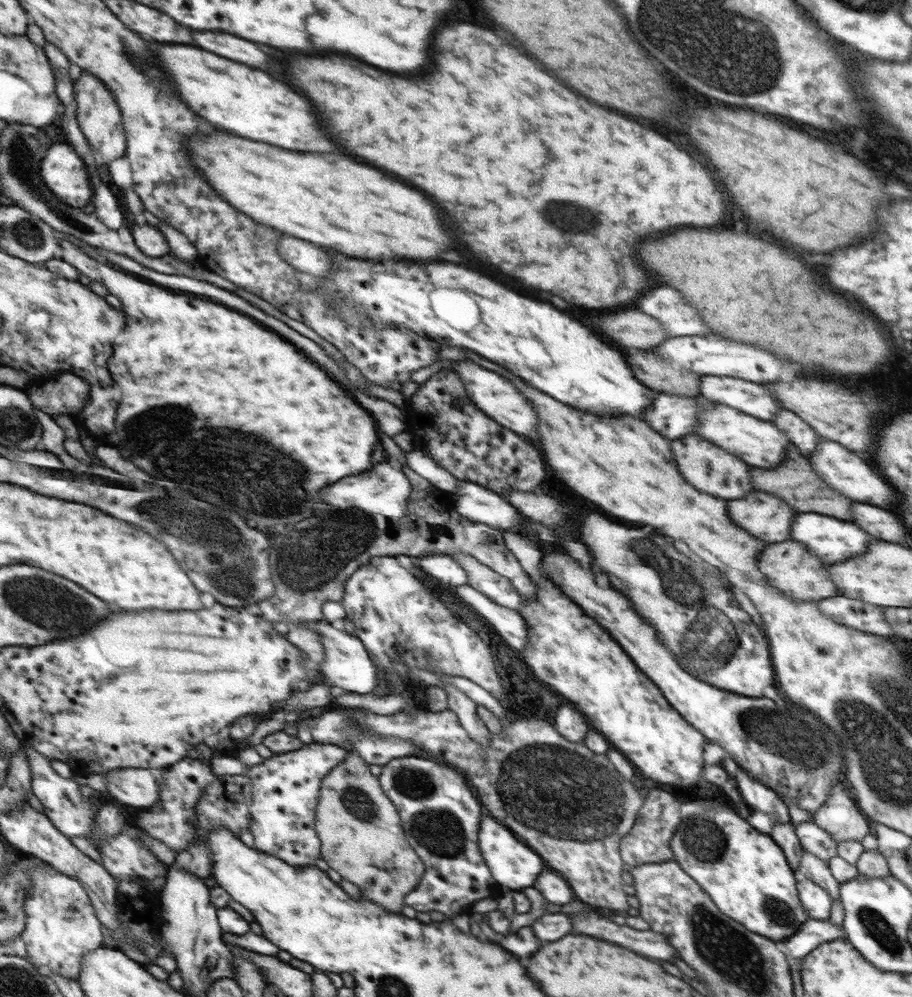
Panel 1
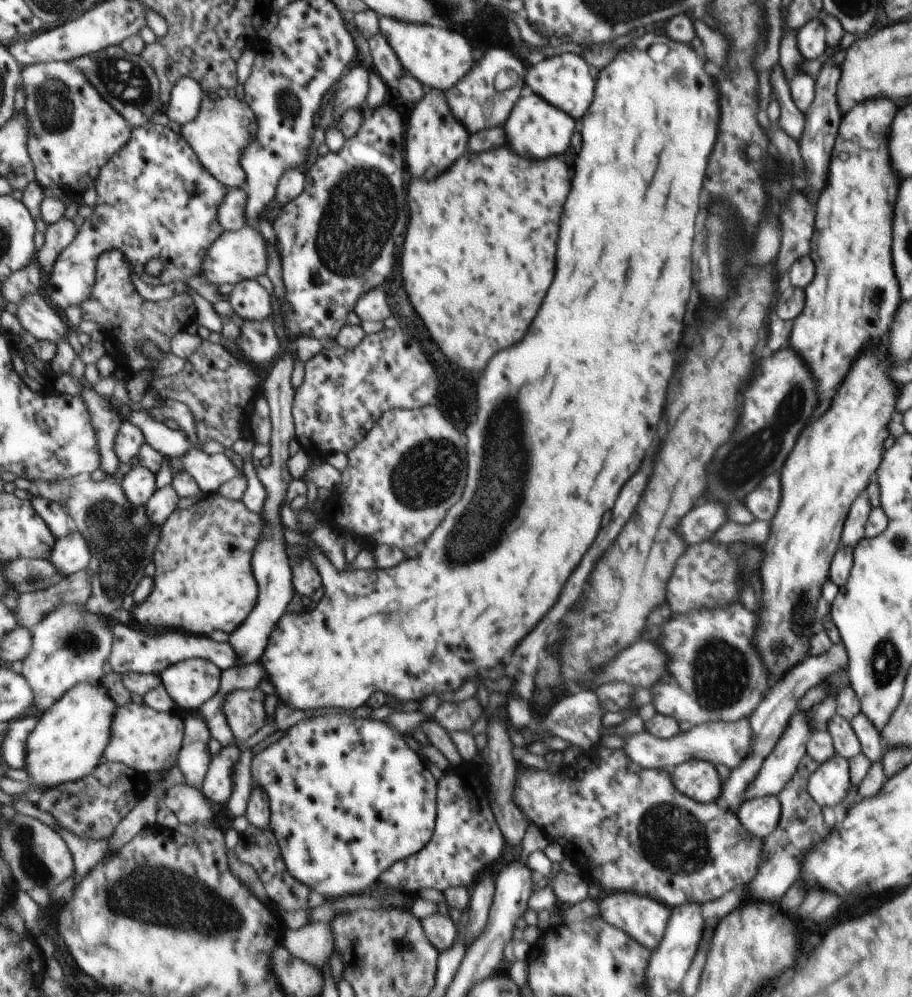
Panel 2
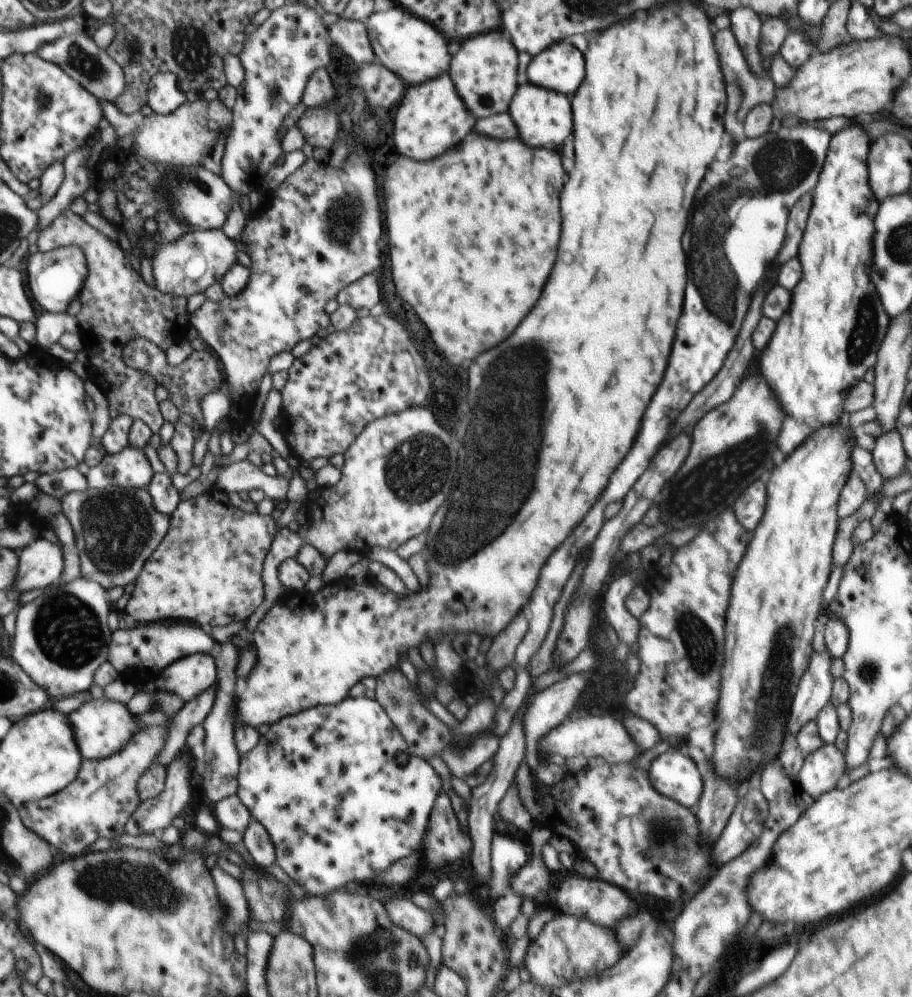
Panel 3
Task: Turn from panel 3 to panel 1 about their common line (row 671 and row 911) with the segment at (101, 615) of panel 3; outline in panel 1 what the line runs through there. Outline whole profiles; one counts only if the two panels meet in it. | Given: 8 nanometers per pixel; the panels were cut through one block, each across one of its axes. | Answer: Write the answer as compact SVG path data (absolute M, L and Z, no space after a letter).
M51 865L31 869L30 888L25 899L27 926L23 941L32 962L67 978L78 979L84 957L103 946L103 923L97 918L93 901L83 884Z

